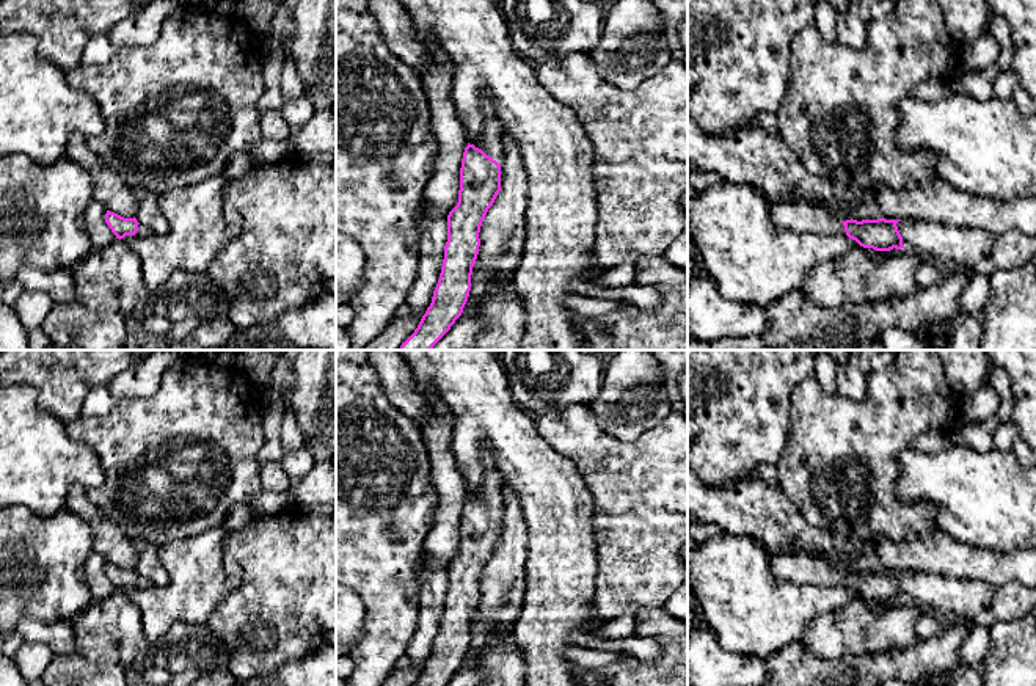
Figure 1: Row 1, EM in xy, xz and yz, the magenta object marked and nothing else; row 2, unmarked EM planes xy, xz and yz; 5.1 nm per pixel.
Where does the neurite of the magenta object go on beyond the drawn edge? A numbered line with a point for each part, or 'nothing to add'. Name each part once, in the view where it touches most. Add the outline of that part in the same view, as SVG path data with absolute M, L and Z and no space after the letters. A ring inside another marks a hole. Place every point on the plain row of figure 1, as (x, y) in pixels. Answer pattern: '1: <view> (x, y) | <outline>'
1: xz (490, 490) | M482 451L482 458L485 465L485 477L477 493L477 499L482 501L487 507L502 515L501 509L501 480L496 469L494 460L487 451Z

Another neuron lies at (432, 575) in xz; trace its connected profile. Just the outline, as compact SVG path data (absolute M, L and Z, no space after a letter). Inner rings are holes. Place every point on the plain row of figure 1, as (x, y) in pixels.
M424 549L419 562L419 615L407 655L418 667L424 667L438 636L444 598L447 593L447 568L433 560Z

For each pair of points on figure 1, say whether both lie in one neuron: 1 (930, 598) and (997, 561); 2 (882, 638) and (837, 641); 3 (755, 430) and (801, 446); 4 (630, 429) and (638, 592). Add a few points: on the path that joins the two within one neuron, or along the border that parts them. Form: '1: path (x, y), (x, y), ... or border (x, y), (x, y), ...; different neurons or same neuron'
1: border (930, 572), (1002, 584); different neurons
2: path (871, 638), (865, 642), (848, 641); same neuron
3: border (790, 405), (790, 429), (784, 451), (774, 463); different neurons
4: border (661, 419), (628, 441), (614, 438), (597, 426); different neurons

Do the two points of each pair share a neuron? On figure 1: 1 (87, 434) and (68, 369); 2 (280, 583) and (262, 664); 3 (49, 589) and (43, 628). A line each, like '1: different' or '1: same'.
1: different
2: same
3: different

